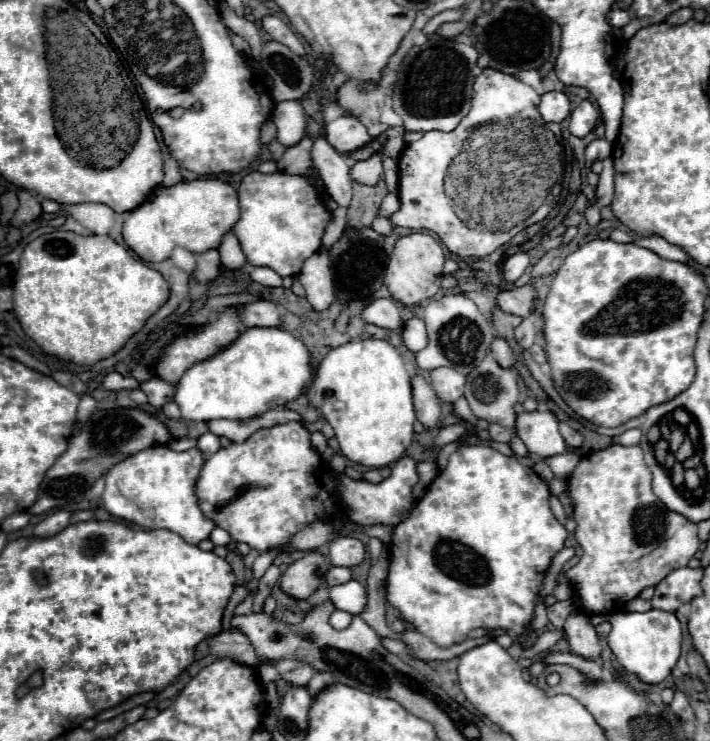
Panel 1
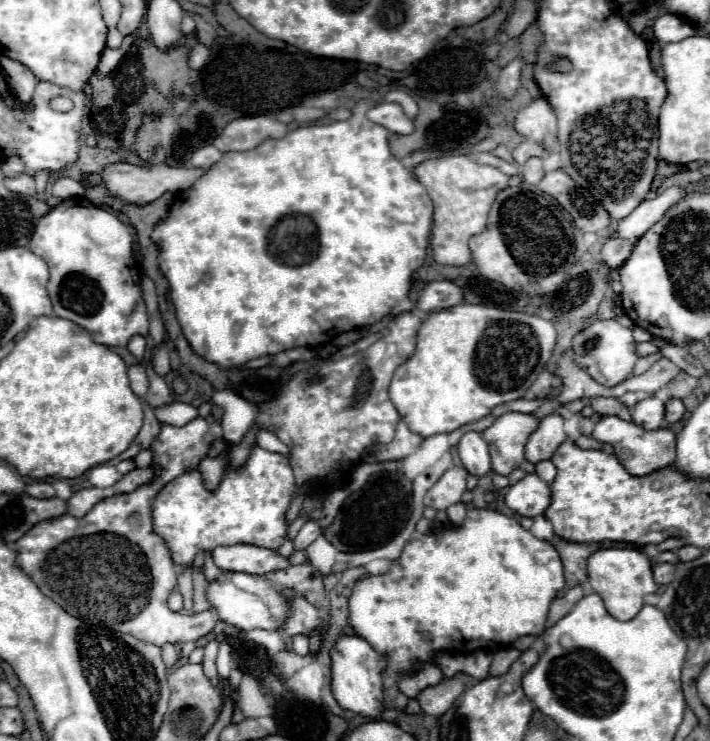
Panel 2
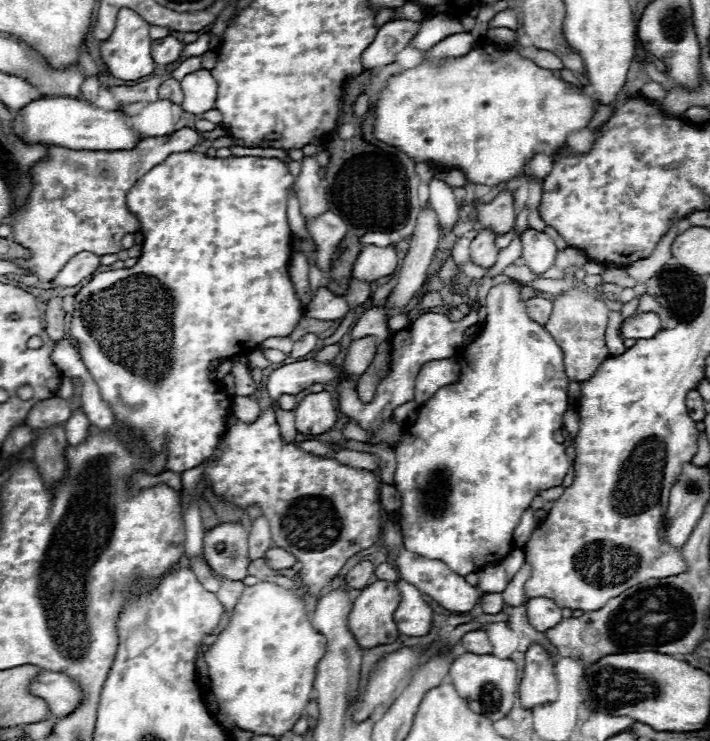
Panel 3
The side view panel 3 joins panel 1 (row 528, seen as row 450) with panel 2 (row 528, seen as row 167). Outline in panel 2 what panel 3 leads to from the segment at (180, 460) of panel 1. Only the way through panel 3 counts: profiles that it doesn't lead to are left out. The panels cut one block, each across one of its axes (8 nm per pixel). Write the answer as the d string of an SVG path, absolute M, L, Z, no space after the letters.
M256 446L246 466L238 472L228 472L216 492L208 492L202 486L198 470L166 484L154 500L154 530L166 540L176 564L190 564L200 550L238 542L276 550L286 540L286 510L294 490L296 484L288 458Z

